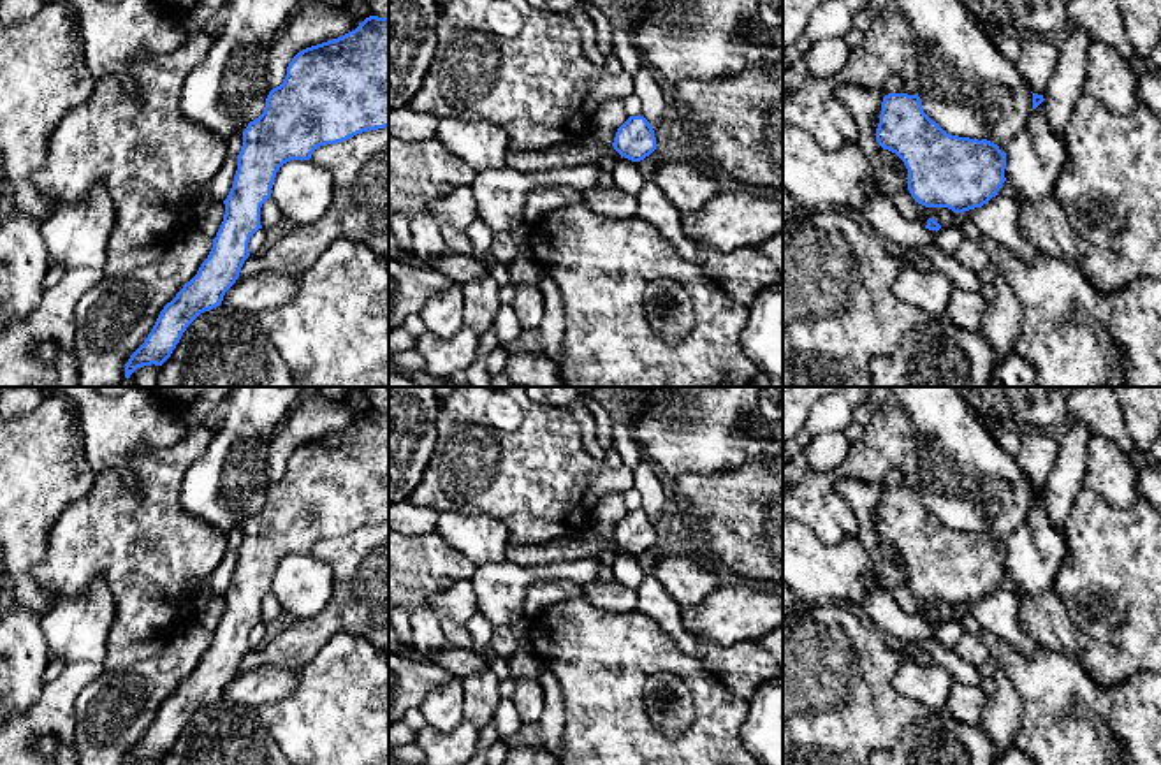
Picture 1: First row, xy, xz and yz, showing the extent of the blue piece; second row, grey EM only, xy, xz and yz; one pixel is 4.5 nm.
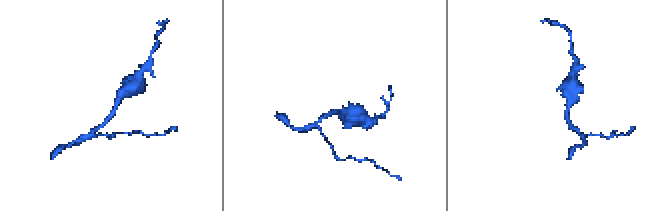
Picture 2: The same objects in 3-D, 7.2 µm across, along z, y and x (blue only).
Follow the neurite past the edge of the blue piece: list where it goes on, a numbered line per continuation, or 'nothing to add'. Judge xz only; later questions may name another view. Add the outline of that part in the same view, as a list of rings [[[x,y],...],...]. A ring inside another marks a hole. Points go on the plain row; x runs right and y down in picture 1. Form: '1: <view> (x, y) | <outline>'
nothing to add

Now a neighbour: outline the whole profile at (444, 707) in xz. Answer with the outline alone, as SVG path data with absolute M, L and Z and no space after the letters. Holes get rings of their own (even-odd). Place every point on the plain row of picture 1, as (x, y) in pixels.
M452 679L431 689L419 710L429 726L445 733L454 732L464 721L464 691L461 679Z

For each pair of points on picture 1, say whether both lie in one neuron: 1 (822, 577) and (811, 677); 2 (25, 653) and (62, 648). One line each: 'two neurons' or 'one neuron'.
1: two neurons
2: two neurons

